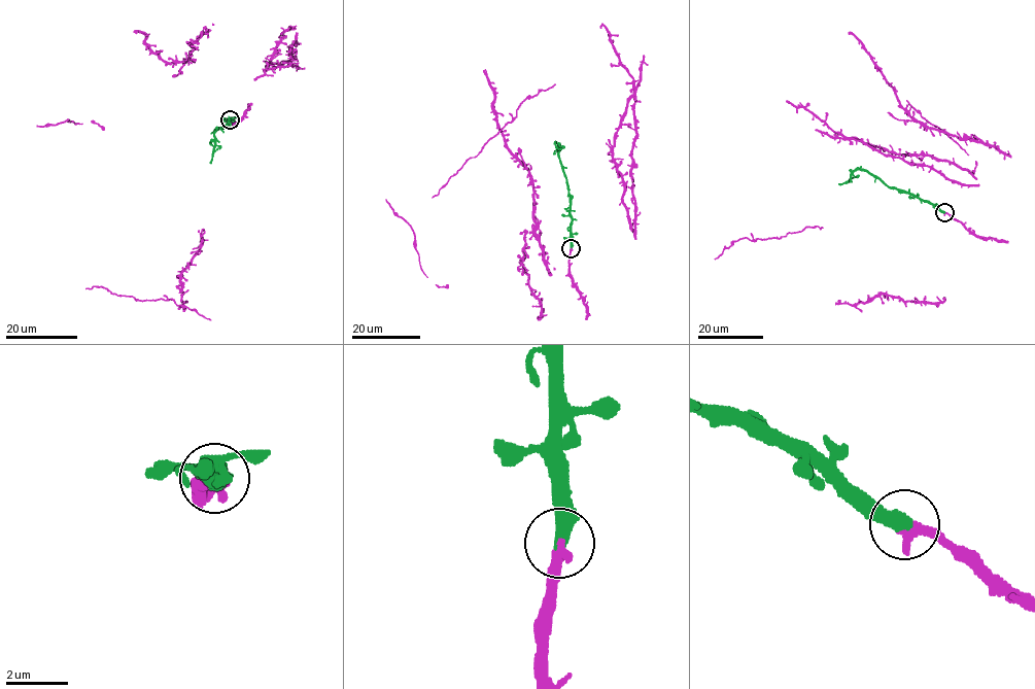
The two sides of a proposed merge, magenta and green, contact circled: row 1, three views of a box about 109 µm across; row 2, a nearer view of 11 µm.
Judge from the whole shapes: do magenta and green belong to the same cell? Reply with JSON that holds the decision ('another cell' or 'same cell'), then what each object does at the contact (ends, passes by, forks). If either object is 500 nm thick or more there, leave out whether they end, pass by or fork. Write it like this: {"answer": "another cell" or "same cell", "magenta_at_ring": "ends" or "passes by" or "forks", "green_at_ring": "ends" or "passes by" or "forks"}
{"answer": "same cell"}

